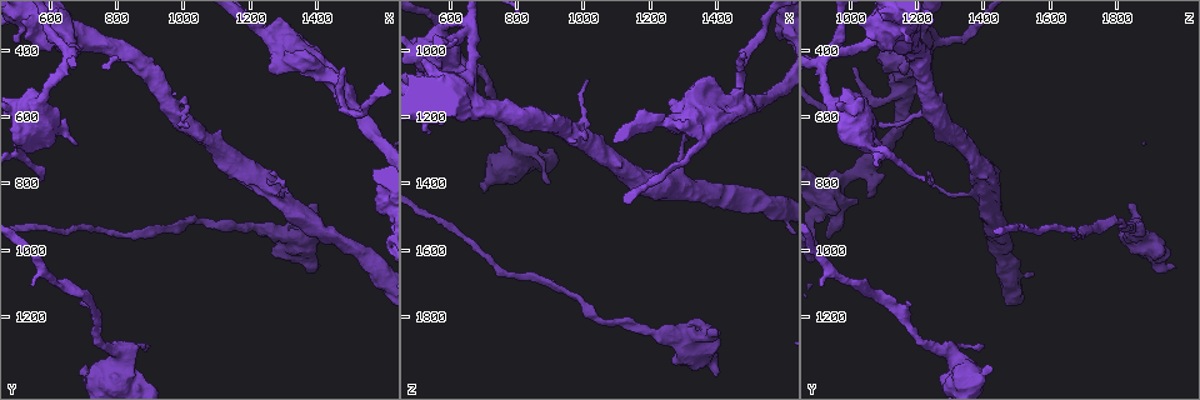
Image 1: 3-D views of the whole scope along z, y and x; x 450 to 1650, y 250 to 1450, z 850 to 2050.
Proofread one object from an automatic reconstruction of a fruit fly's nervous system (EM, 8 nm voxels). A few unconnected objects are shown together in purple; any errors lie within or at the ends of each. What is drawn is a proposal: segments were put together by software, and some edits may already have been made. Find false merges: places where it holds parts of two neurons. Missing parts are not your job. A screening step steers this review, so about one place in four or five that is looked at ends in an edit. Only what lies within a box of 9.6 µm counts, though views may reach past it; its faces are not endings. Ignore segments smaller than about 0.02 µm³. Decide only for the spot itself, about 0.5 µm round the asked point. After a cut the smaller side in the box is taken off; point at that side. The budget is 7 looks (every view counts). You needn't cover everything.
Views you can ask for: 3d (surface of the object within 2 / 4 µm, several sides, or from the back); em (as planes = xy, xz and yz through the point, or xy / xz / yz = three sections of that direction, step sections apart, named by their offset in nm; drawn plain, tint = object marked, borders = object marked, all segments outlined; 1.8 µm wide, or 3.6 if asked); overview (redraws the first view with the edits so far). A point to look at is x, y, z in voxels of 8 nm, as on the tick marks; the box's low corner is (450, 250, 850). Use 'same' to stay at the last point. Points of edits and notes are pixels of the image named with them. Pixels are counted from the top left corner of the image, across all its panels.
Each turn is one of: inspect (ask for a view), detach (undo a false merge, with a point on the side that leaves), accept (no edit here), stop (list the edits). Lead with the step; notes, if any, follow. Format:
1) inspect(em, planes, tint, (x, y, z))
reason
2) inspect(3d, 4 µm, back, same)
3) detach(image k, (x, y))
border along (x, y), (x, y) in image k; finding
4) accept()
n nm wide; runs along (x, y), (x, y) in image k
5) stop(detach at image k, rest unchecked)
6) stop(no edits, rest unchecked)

inspect(3d, 4 µm, (980, 590, 1260))
a fork

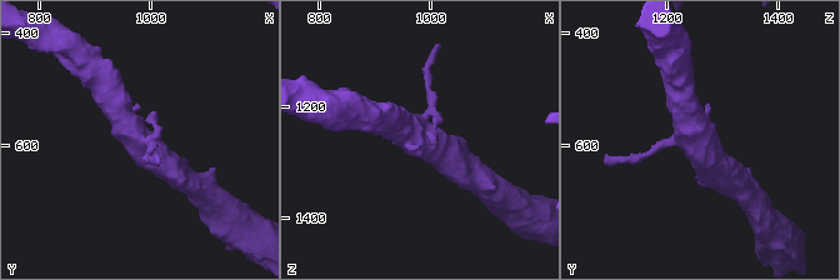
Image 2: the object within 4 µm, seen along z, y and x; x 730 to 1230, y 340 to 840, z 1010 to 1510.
inspect(em, planes, tint, (975, 595, 1250))
shape alone is not enough

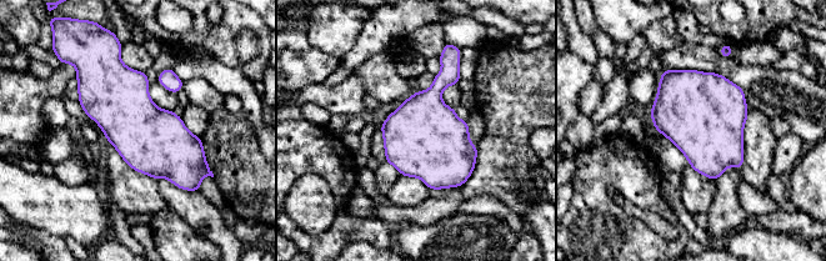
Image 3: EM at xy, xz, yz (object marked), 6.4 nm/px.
accept()
one neuron here

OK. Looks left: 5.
inspect(em, planes, tint, (1480, 520, 1170))
sudden change in width

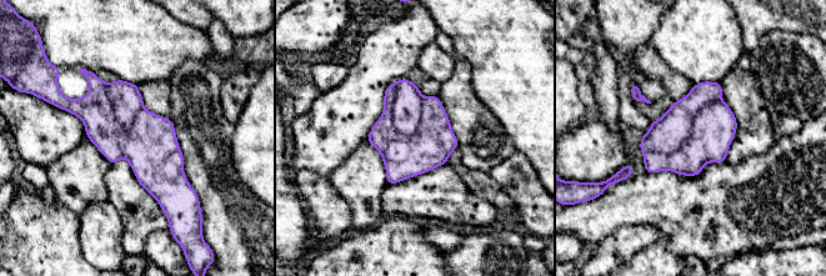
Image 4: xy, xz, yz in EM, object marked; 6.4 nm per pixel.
detach(image 4, (406, 116))
border along (395, 83), (393, 125), (411, 135) in image 4; two neurons meet here

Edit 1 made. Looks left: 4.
inspect(em, planes, borders, (670, 410, 950))
abrupt turn

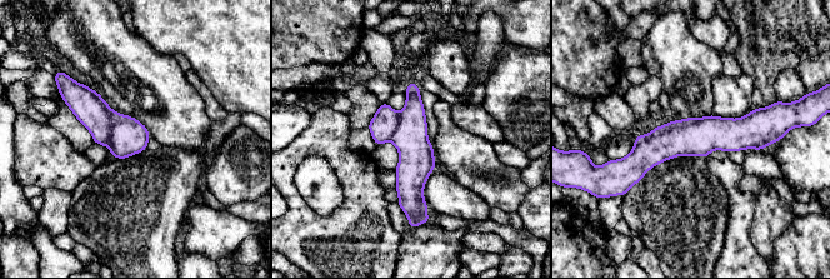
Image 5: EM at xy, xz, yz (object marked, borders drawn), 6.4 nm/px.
detach(image 5, (90, 109))
border along (119, 114), (111, 130), (109, 147) in image 5; a second neuron is stuck on

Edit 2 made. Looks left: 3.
stop(detach at image 4, detach at image 5, rest unchecked)

